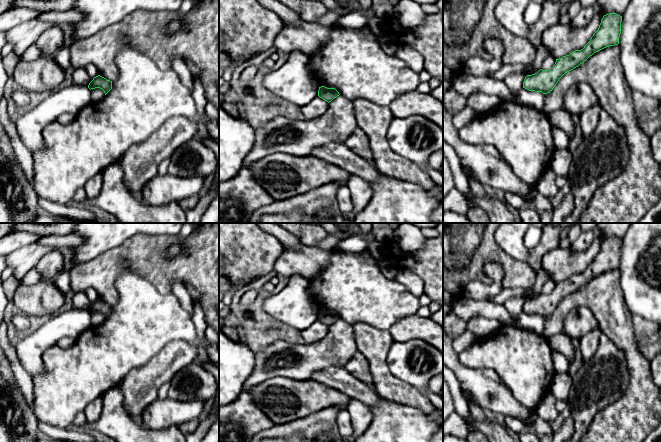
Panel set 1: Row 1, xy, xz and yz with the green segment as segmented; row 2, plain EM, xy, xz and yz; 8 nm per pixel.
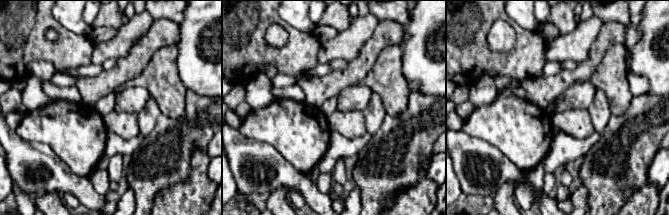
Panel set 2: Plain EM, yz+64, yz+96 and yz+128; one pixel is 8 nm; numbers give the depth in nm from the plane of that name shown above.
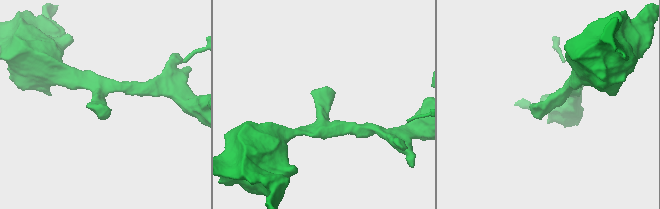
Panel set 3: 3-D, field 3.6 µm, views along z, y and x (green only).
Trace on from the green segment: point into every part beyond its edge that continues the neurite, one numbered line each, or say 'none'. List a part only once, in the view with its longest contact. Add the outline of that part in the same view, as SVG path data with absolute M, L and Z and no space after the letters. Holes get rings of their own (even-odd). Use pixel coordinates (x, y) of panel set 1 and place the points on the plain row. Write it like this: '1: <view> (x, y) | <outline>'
none

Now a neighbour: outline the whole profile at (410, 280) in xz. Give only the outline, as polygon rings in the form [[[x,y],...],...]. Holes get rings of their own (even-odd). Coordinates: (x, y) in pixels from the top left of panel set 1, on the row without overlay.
[[[400,269],[396,281],[404,285],[416,297],[420,297],[424,294],[422,278],[410,270]]]

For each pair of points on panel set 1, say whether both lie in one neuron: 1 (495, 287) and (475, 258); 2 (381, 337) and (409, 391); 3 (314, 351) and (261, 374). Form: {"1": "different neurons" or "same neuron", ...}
{"1": "different neurons", "2": "same neuron", "3": "same neuron"}

